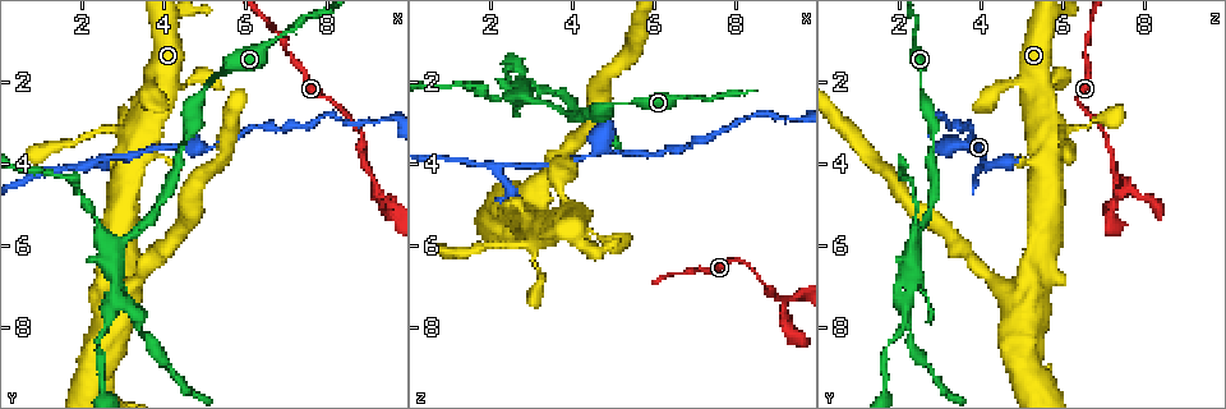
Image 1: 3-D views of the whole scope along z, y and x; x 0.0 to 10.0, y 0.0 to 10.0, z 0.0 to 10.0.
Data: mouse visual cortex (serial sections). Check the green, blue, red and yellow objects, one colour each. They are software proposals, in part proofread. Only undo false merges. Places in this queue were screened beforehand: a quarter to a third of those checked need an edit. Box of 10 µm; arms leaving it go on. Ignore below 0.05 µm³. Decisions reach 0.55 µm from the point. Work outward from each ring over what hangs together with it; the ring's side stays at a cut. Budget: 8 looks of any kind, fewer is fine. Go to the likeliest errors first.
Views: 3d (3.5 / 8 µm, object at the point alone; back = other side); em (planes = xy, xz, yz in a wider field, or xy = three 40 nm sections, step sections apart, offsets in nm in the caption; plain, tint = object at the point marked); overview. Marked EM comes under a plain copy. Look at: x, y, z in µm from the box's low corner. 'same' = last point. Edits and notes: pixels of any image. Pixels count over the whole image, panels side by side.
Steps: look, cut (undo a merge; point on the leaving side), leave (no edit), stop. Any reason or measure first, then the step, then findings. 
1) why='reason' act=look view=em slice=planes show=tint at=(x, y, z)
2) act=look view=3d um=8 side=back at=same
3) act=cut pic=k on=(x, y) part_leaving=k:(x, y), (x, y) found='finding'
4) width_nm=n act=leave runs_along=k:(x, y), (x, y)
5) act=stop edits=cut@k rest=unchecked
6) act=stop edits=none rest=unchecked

why='three-way junction' act=look view=3d um=8 side=back at=(2.80, 7.35, 2.20)

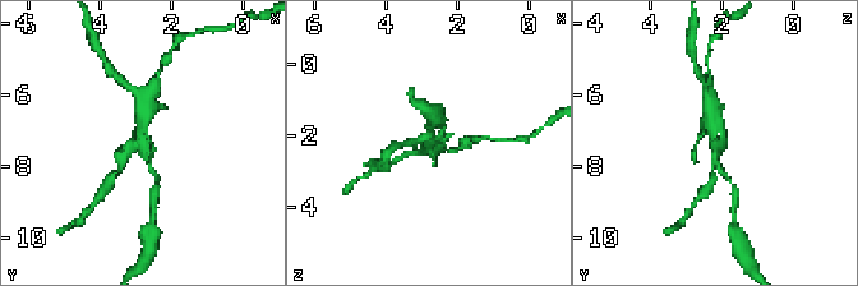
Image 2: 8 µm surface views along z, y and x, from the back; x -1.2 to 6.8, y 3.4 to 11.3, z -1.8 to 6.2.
why='closer look' act=look view=3d um=3.5 at=same

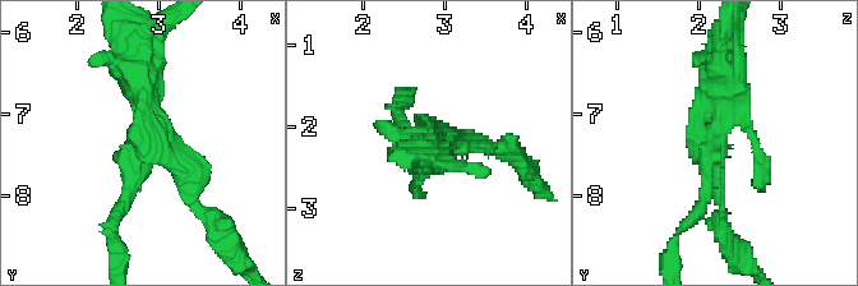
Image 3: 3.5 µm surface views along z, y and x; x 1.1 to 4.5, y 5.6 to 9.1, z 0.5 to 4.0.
why='shape alone is not enough' act=look view=em slice=xy step=5 show=tint at=(2.80, 7.35, 2.20)

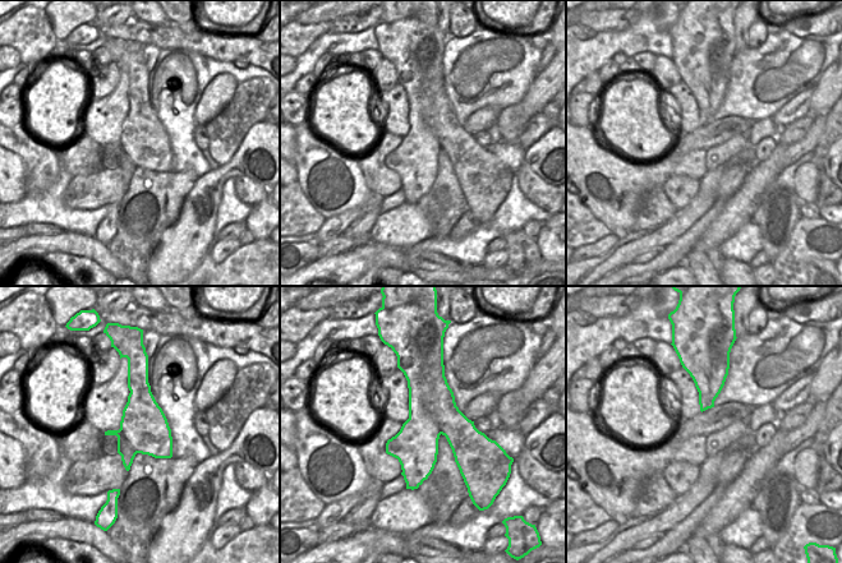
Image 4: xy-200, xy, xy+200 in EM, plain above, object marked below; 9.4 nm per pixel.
act=cut pic=3 on=(187, 183) part_leaving=3:(155, 148), (230, 241) found='a second cell is stuck on'

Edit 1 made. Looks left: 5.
why='a fork' act=look view=3d um=3.5 at=(9.05, 4.35, 7.40)

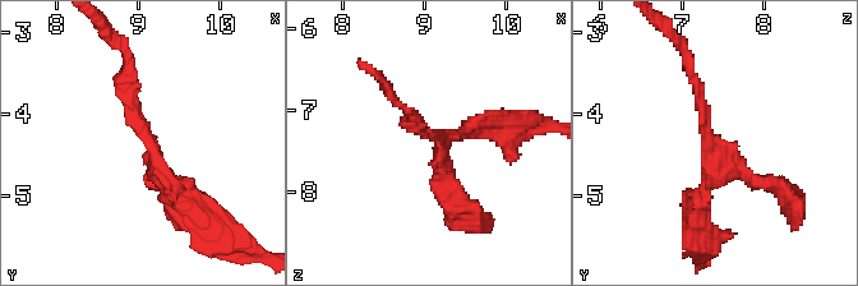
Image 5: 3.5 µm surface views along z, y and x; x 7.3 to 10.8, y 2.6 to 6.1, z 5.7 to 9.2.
arms=3 arm_widths_nm=150,150,200 why='now the EM' act=look view=em slice=xy step=3 show=tint at=(9.10, 4.30, 7.35)

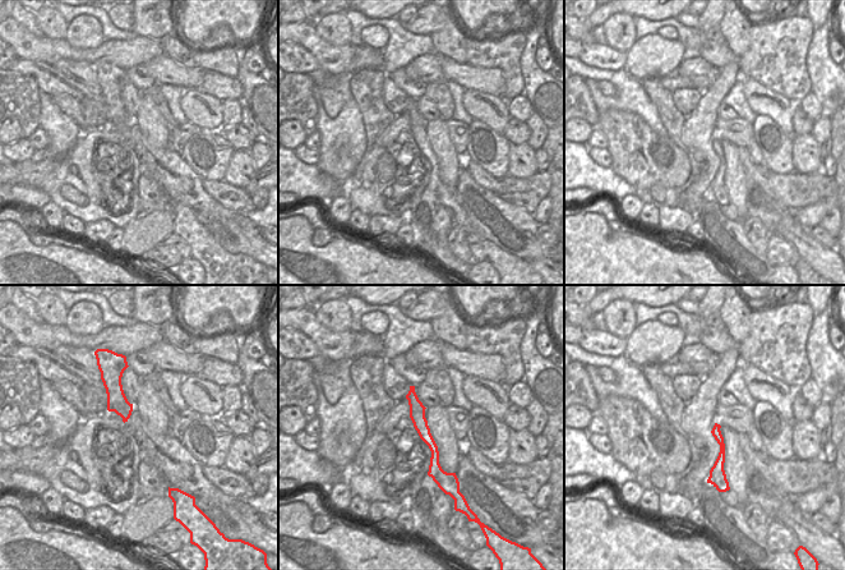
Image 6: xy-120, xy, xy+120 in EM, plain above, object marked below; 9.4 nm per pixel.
act=look view=em slice=xy step=5 show=tint at=same

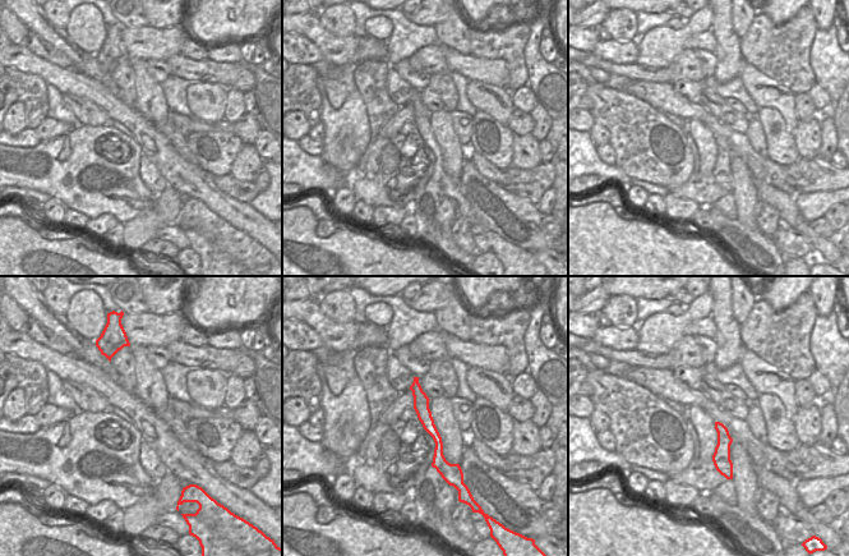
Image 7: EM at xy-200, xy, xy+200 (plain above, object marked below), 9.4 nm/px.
act=leave runs_along=7:(415, 385), (446, 471) found='continuous, no second cell'

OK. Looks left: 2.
why='arms part here' act=look view=3d um=3.5 at=(2.20, 3.95, 4.05)

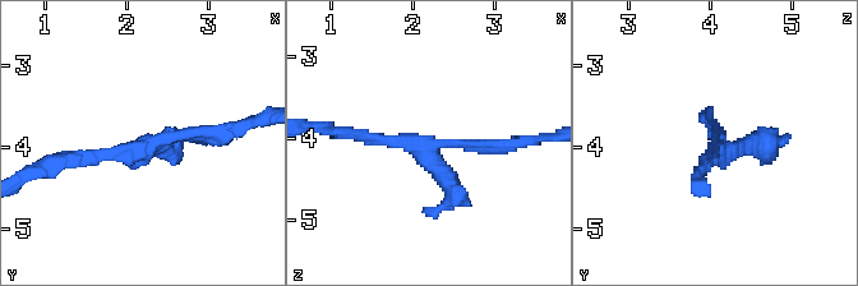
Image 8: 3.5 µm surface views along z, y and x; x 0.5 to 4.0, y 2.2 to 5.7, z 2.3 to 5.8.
why='shape alone is not enough' act=look view=em slice=xy step=5 show=tint at=(2.25, 4.00, 4.10)

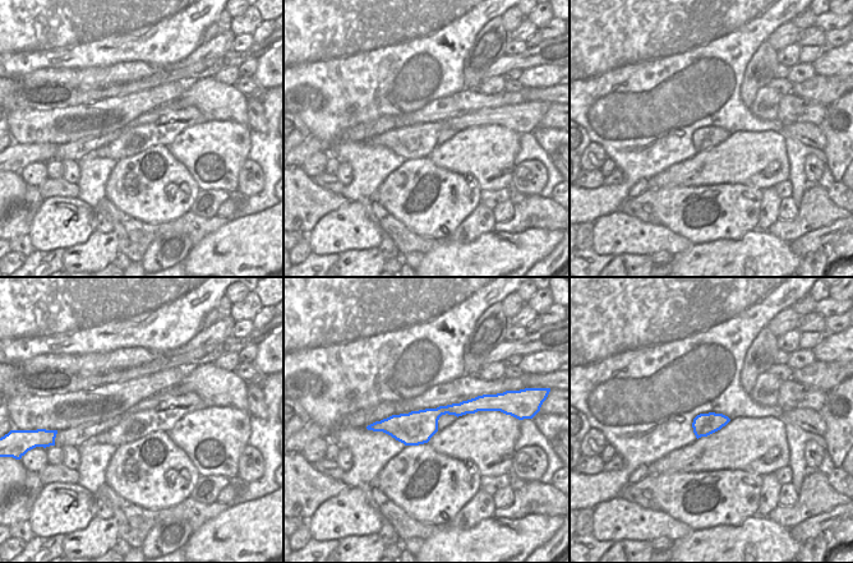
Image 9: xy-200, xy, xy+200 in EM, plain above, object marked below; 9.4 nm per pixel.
act=leave runs_along=9:(480, 407), (373, 427) found='all the same cell'

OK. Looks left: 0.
act=stop edits=cut@3 rest=unchecked

